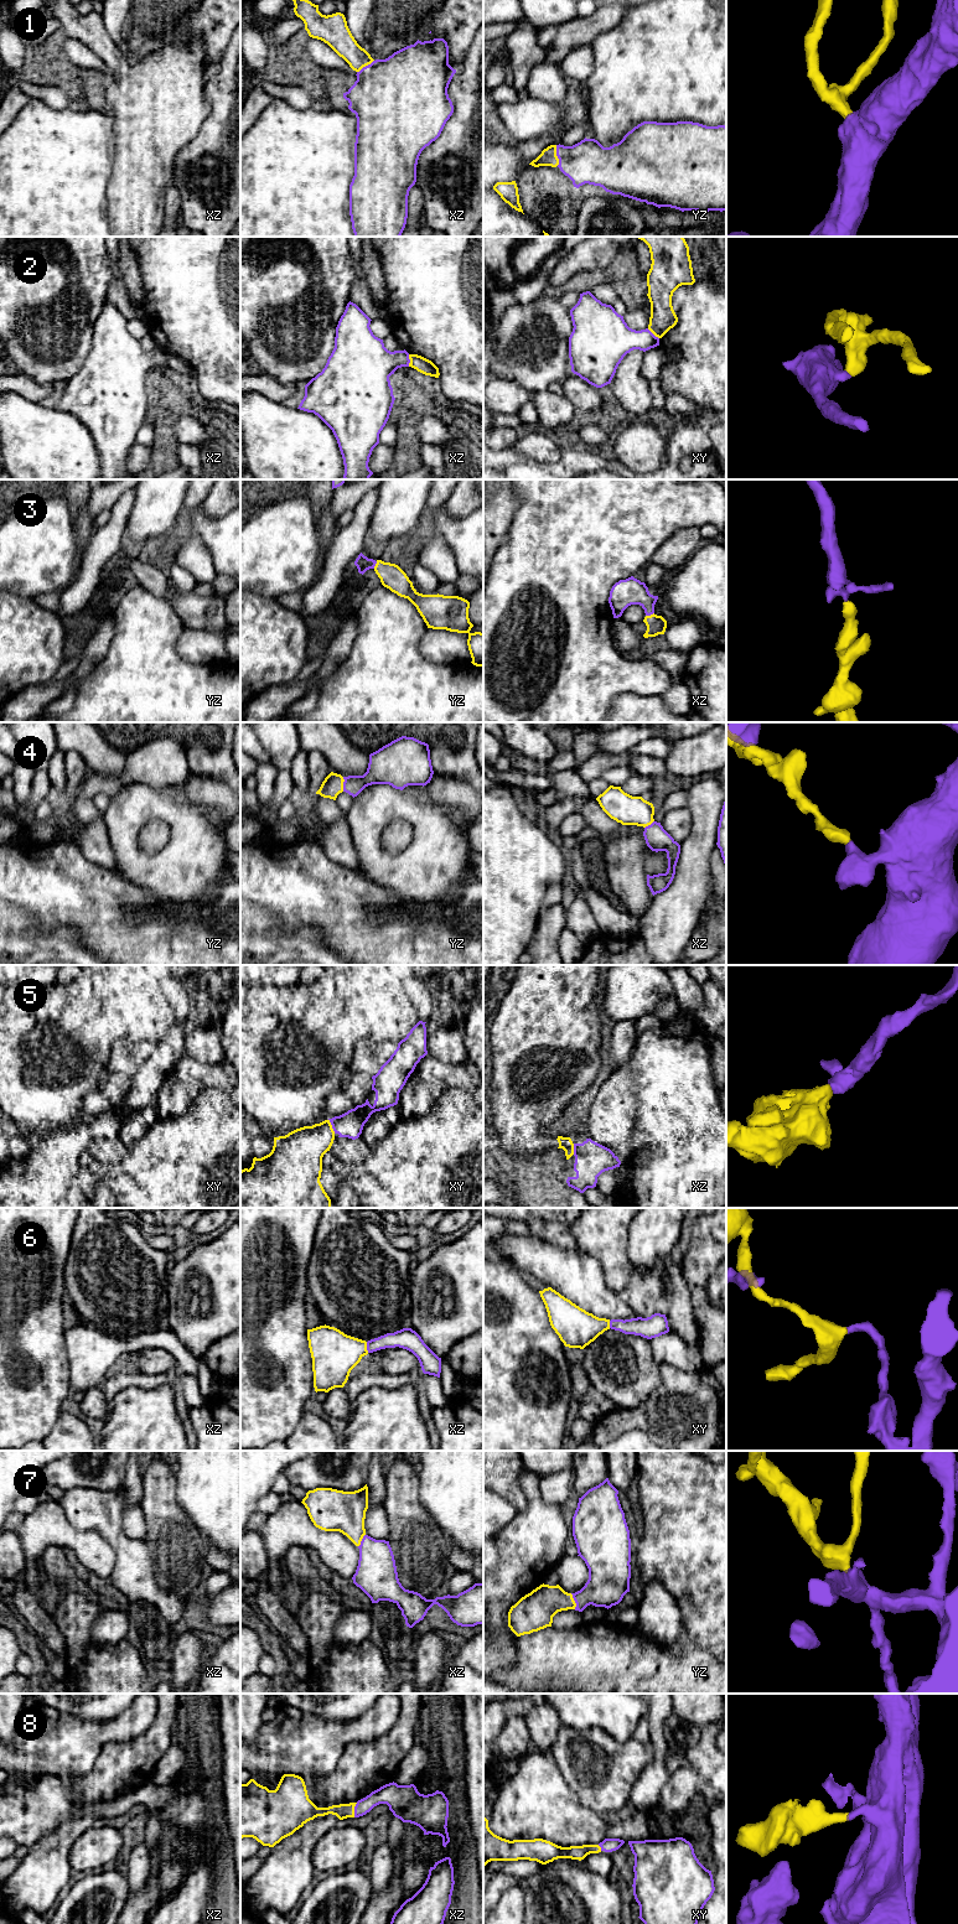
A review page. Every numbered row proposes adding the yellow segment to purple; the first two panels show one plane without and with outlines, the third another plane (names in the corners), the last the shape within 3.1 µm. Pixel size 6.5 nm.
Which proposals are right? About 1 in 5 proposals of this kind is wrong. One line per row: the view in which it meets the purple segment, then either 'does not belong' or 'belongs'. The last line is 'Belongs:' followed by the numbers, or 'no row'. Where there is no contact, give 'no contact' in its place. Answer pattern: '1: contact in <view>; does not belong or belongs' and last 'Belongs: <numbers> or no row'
1: contact in yz; belongs
2: contact in xz; does not belong
3: contact in xz; belongs
4: contact in yz; belongs
5: contact in xy; belongs
6: contact in xz; belongs
7: contact in yz; belongs
8: contact in xz; belongs
Belongs: 1, 3, 4, 5, 6, 7, 8

